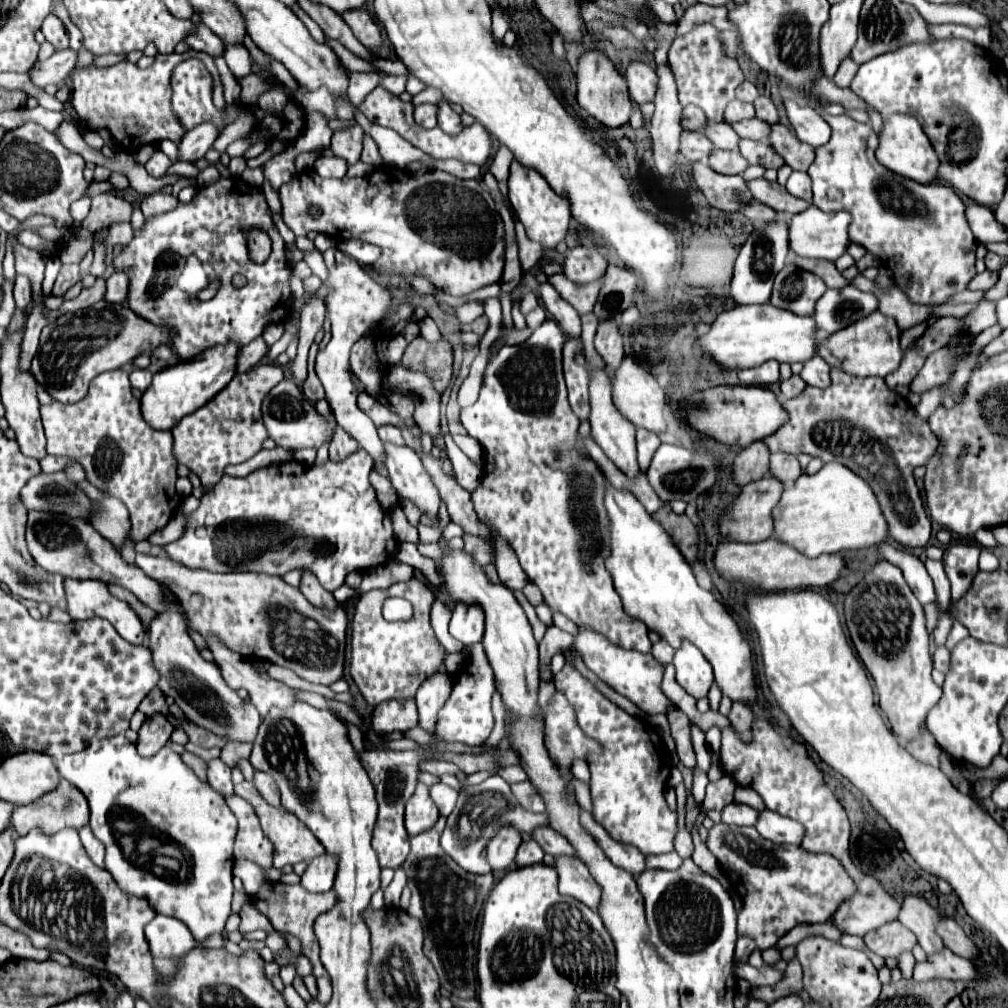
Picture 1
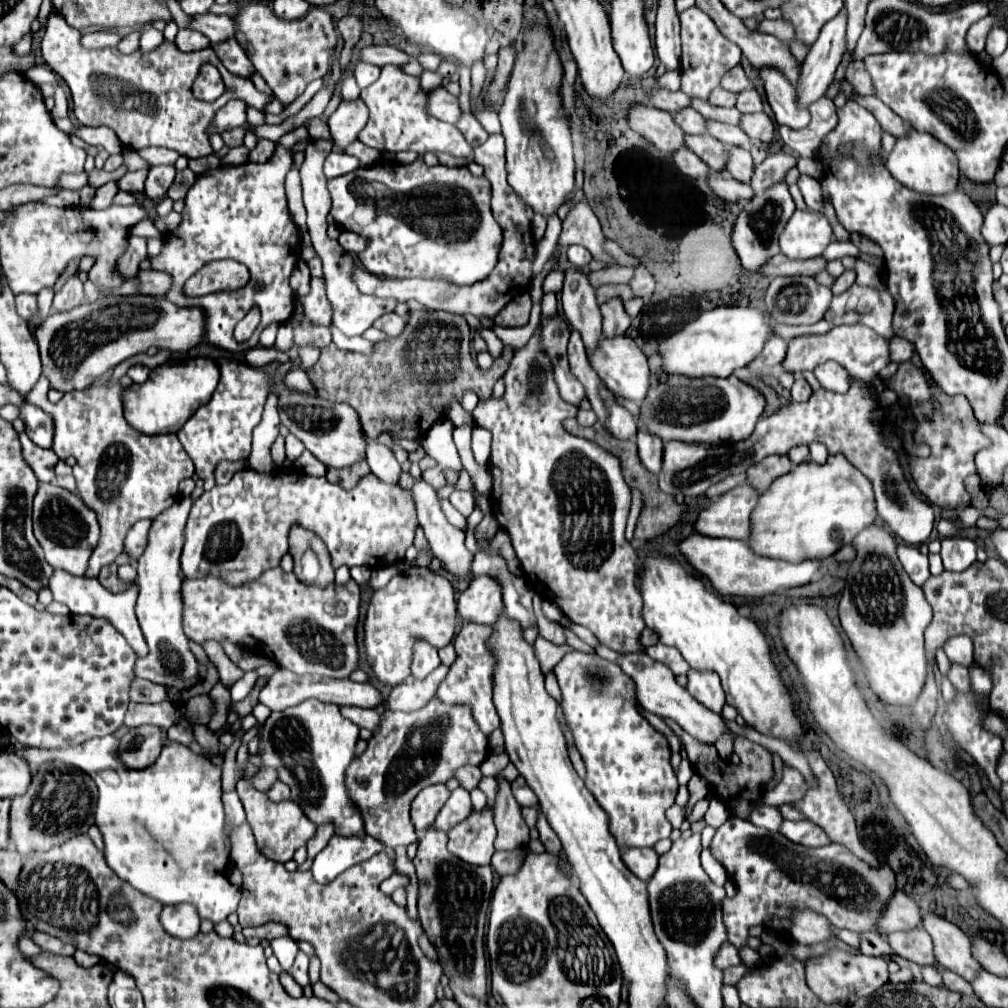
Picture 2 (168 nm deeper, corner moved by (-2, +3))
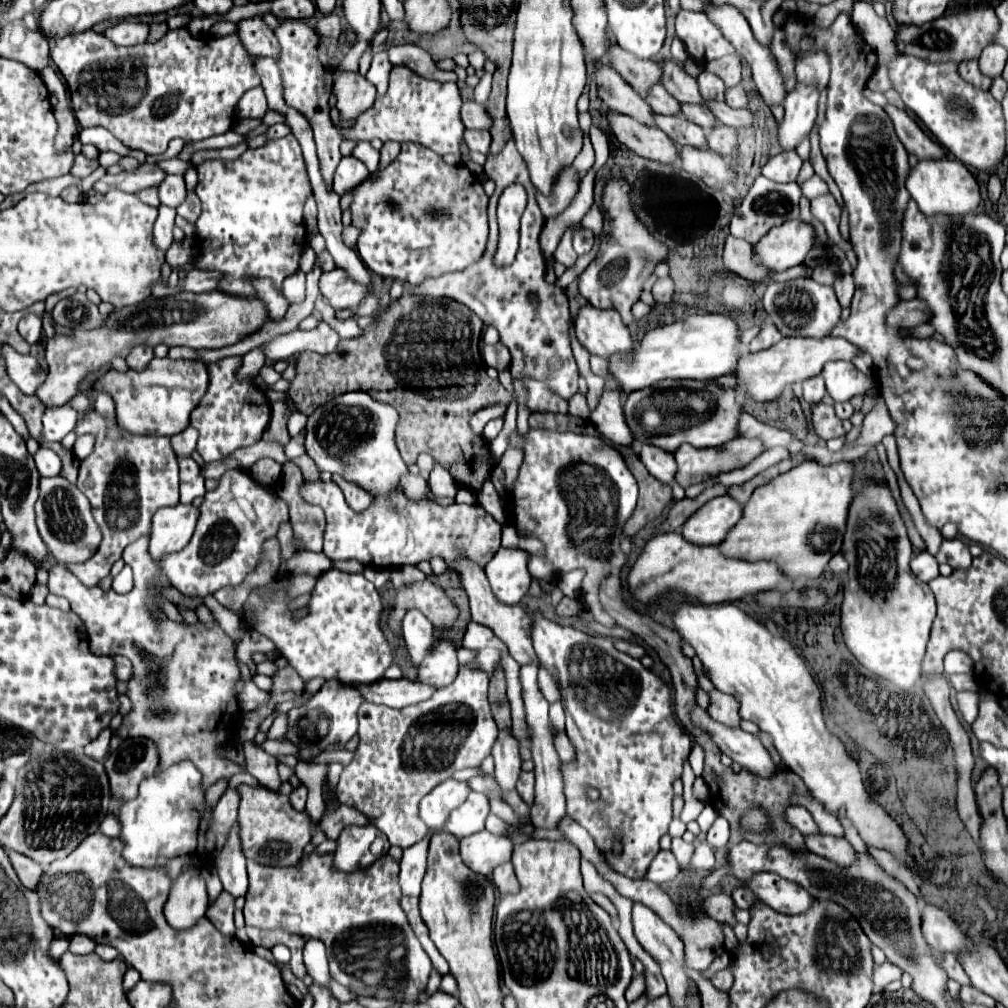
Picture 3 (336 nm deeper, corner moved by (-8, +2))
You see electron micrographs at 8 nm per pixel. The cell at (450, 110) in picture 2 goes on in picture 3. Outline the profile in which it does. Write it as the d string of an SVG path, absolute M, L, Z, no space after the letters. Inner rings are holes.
M475 101L463 103L461 109L461 119L467 129L491 129L491 117L487 117L485 105L479 105Z

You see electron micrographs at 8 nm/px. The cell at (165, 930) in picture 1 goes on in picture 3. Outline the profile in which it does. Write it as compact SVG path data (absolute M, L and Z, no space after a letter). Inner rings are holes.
M187 865L179 875L179 881L171 887L165 903L165 917L175 929L191 927L207 909L207 889L197 865Z

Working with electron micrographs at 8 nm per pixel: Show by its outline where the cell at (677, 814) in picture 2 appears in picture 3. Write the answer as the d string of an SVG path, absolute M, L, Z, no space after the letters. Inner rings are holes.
M689 779L689 783L687 783L687 789L685 789L685 807L683 807L683 813L681 813L681 821L683 823L689 823L689 821L695 821L697 817L699 817L699 813L703 811L703 803L699 803L699 801L695 801L695 797L691 795L691 789L689 789L689 785L693 783L693 779Z

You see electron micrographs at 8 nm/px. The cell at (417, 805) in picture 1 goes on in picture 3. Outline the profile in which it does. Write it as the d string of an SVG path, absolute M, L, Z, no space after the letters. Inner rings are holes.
M447 779L423 797L423 801L419 803L419 817L425 821L429 829L441 831L447 823L447 817L451 815L451 809L457 809L469 793L469 783Z

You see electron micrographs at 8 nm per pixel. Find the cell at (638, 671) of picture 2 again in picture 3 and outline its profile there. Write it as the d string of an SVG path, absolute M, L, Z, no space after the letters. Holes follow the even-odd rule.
M693 707L691 717L697 727L713 735L715 743L725 755L729 755L747 771L759 777L773 777L777 773L777 765L773 763L769 751L763 747L759 737L745 733L743 729L729 729L725 725L719 725L717 721L711 721L709 713L701 707Z

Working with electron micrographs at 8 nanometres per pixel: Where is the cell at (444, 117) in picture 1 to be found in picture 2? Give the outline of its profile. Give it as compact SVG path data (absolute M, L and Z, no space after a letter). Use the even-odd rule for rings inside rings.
M469 112L469 114L461 114L461 120L455 124L459 130L461 130L461 134L467 138L467 142L473 146L473 148L477 148L479 144L483 144L485 140L487 140L487 132L483 130L483 126L479 124L479 120Z

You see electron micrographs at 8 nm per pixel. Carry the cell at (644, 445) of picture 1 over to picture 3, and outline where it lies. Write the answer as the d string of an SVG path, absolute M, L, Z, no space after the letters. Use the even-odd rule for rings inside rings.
M641 445L639 449L639 459L643 461L643 465L647 465L647 471L663 481L663 483L671 483L675 477L675 457L659 447L653 445Z

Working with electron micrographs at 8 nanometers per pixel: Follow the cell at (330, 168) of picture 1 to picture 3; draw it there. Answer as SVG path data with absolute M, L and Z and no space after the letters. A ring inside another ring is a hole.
M343 157L333 177L333 191L337 195L345 195L347 191L359 187L367 177L369 177L369 171L359 159Z

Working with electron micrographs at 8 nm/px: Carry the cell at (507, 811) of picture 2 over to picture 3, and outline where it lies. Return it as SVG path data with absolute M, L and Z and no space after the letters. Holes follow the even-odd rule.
M507 729L499 731L491 755L495 761L495 779L499 781L499 785L505 791L515 789L515 781L521 775L521 755L517 739L513 739Z

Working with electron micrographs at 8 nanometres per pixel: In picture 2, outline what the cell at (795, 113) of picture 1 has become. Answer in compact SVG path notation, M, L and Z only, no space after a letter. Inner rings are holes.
M775 68L761 70L761 78L765 82L767 100L775 112L777 124L785 124L793 130L805 128L811 122L811 114L807 108L797 108L797 92L787 78Z

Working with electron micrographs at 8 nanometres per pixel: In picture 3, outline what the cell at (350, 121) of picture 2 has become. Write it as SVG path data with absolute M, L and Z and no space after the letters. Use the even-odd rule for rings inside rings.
M341 71L335 73L333 79L333 95L337 99L337 109L341 111L341 119L357 119L365 109L369 109L375 101L375 85L371 85L363 75Z

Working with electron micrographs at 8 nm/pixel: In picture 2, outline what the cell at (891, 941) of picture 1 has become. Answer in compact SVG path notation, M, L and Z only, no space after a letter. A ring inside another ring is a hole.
M913 928L909 932L893 932L887 936L891 950L911 962L917 964L933 964L933 944L931 936L923 928Z

